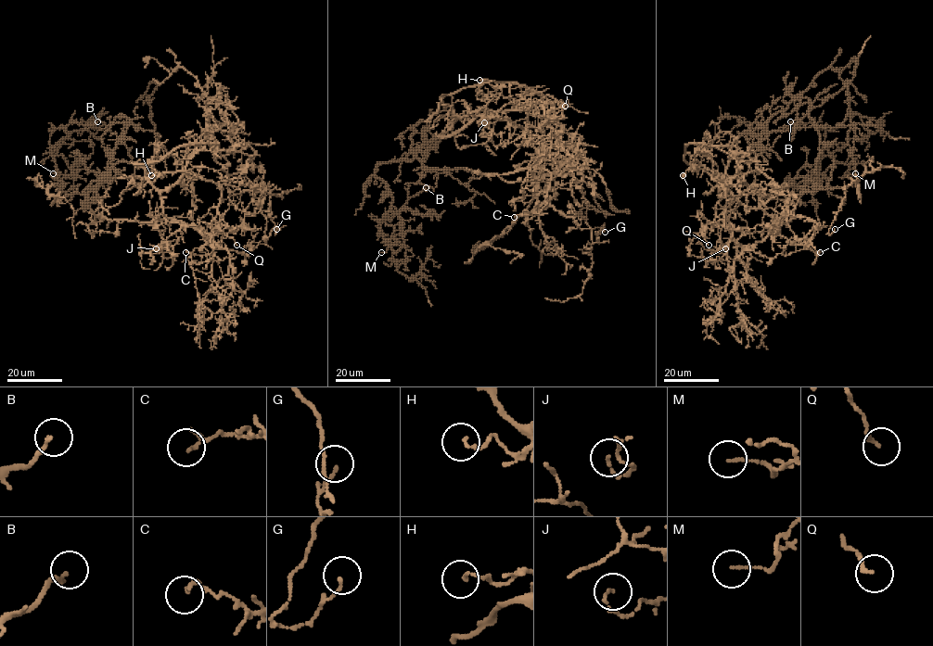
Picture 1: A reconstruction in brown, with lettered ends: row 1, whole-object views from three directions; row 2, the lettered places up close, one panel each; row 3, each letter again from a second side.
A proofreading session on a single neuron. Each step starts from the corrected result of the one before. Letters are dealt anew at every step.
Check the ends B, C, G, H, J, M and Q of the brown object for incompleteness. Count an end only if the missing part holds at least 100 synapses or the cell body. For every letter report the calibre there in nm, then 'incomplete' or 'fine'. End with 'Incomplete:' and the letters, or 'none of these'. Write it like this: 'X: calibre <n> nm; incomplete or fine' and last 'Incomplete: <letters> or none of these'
B: calibre 180 nm; incomplete
C: calibre 90 nm; fine
G: calibre 110 nm; fine
H: calibre 130 nm; fine
J: calibre 100 nm; fine
M: calibre 110 nm; fine
Q: calibre 150 nm; fine
Incomplete: B

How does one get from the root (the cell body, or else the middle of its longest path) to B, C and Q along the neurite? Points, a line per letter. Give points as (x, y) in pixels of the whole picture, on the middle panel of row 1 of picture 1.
B: (452, 94), (413, 128), (412, 159), (376, 169), (392, 199), (377, 221), (391, 219), (426, 187)
C: (452, 94), (413, 128), (412, 150), (435, 170), (544, 168), (546, 205), (514, 217)
Q: (452, 94), (413, 128), (424, 145), (497, 110), (530, 108), (549, 122), (538, 128), (537, 108), (565, 106)

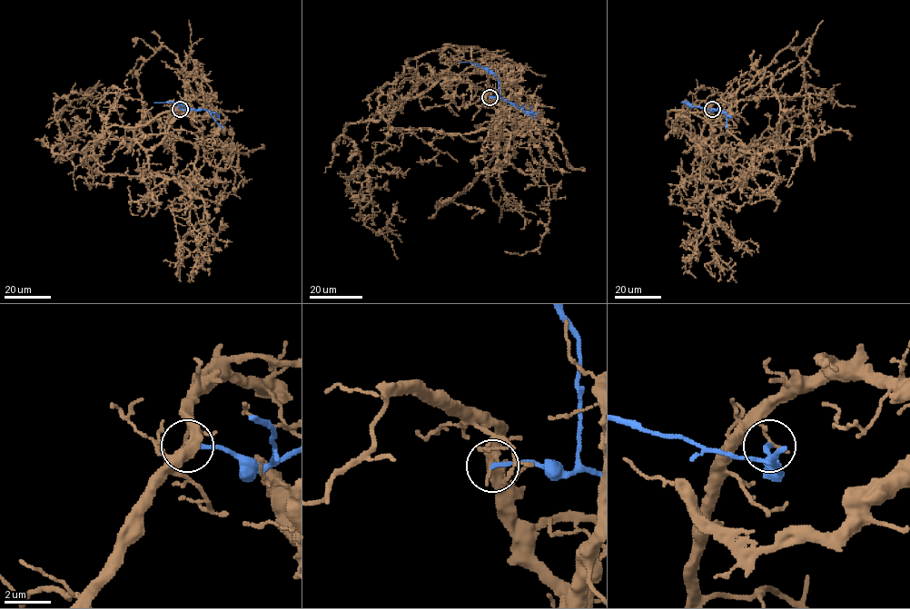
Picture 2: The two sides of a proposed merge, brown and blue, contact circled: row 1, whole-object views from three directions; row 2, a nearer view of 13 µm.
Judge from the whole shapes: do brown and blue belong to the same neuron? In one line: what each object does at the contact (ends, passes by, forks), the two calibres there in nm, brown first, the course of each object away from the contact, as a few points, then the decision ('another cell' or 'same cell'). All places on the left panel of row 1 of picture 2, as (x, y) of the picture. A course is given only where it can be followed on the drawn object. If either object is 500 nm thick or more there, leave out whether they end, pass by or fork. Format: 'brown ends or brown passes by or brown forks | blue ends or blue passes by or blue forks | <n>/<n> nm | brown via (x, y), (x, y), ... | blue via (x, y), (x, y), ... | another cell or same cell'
brown ends | blue ends | 170/170 nm | brown via (180, 109), (150, 149), (83, 151), (109, 126), (192, 116), (162, 45), (136, 74), (173, 141), (164, 129) | blue via (180, 109), (189, 110), (171, 102), (153, 102) | another cell

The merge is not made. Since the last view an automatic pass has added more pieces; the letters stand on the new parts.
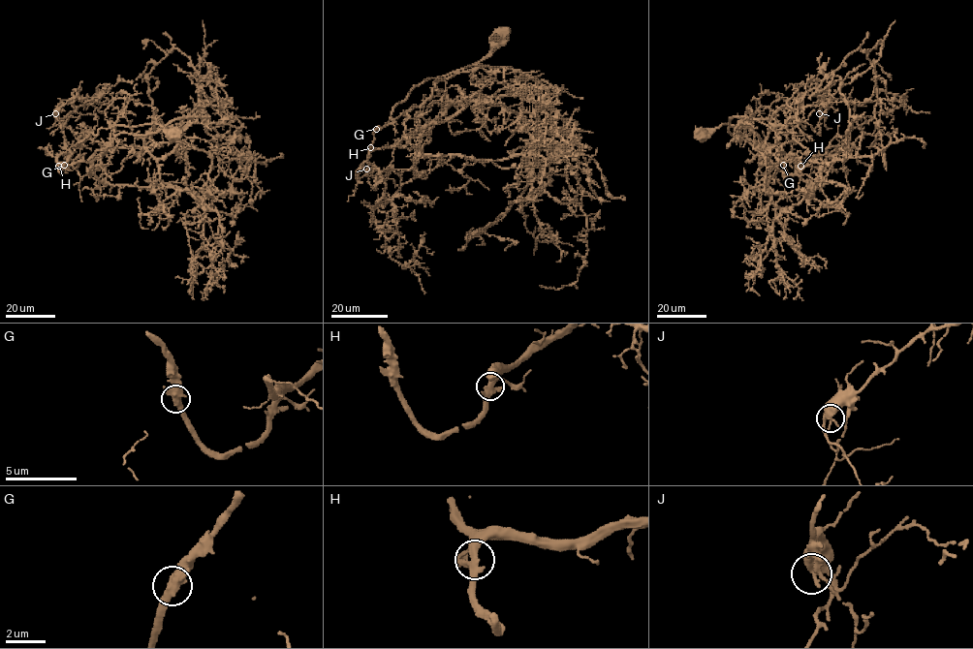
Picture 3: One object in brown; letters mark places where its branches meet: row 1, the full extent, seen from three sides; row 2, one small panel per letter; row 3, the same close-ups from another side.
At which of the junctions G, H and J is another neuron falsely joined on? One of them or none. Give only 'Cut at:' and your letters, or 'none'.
Cut at: none

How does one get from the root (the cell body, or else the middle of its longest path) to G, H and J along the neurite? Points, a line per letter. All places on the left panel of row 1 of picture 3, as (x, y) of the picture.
G: (172, 133), (157, 123), (101, 129), (96, 136), (91, 133), (77, 144), (63, 165)
H: (172, 133), (157, 123), (101, 129), (96, 136), (91, 133), (77, 144), (61, 174), (58, 167)
J: (172, 133), (101, 129), (61, 174), (56, 158), (72, 154), (58, 109), (85, 99), (55, 113)

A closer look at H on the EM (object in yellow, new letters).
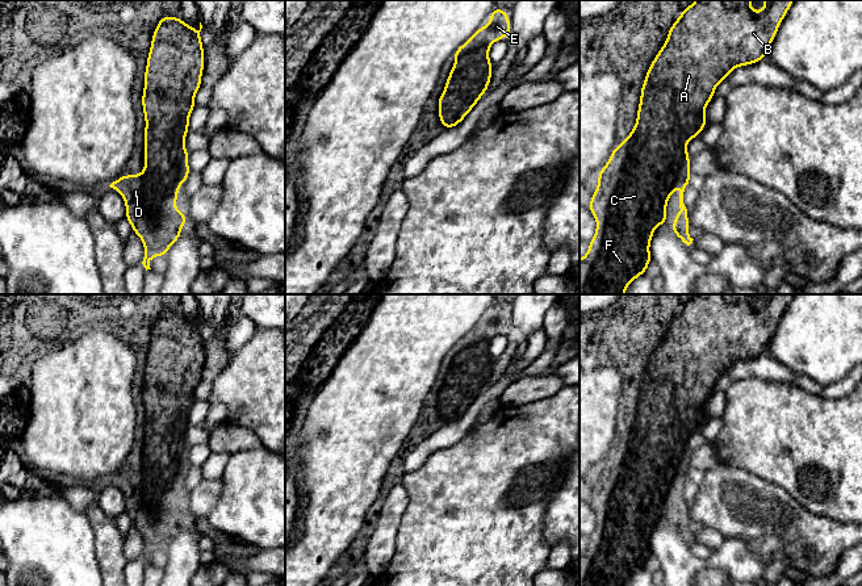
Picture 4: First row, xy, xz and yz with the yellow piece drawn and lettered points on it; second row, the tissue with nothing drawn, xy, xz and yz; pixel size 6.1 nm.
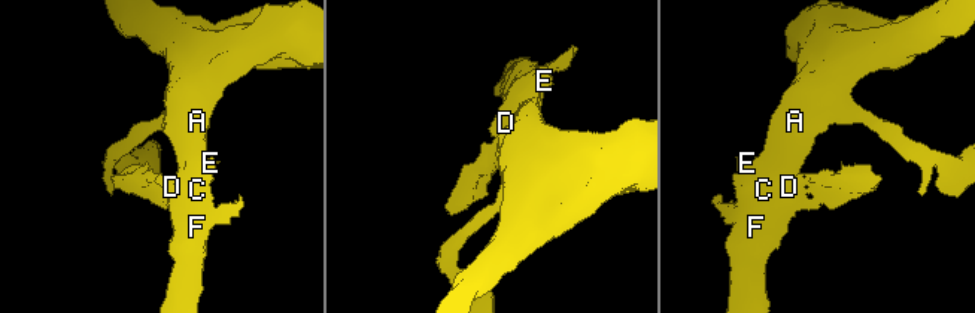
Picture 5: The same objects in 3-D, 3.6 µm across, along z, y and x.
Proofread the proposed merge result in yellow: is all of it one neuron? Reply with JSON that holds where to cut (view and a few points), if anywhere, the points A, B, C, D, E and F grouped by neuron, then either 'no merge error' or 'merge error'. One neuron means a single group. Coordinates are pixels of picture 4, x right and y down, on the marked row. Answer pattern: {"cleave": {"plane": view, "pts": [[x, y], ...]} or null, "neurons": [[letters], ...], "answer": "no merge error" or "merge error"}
{"cleave": null, "neurons": [["A", "B", "C", "D", "E", "F"]], "answer": "no merge error"}

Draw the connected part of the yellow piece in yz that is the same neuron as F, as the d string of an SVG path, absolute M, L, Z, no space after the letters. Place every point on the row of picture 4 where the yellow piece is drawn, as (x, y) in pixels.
M695 0L686 7L675 22L661 50L654 56L645 75L635 127L629 135L615 146L607 164L598 172L598 187L591 193L589 210L597 219L597 230L589 242L587 254L579 259L579 294L625 294L627 286L645 271L652 261L650 240L658 225L666 223L666 205L674 191L679 187L679 208L671 231L687 246L690 222L683 204L685 188L690 184L690 156L687 142L698 138L707 126L704 110L715 97L717 84L727 79L731 71L740 66L753 64L766 59L778 28L794 0L763 0L763 9L754 12L752 0Z

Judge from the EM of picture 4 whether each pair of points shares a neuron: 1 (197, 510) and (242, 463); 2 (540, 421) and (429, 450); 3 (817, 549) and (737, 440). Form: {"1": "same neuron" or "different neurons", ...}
{"1": "different neurons", "2": "different neurons", "3": "different neurons"}

